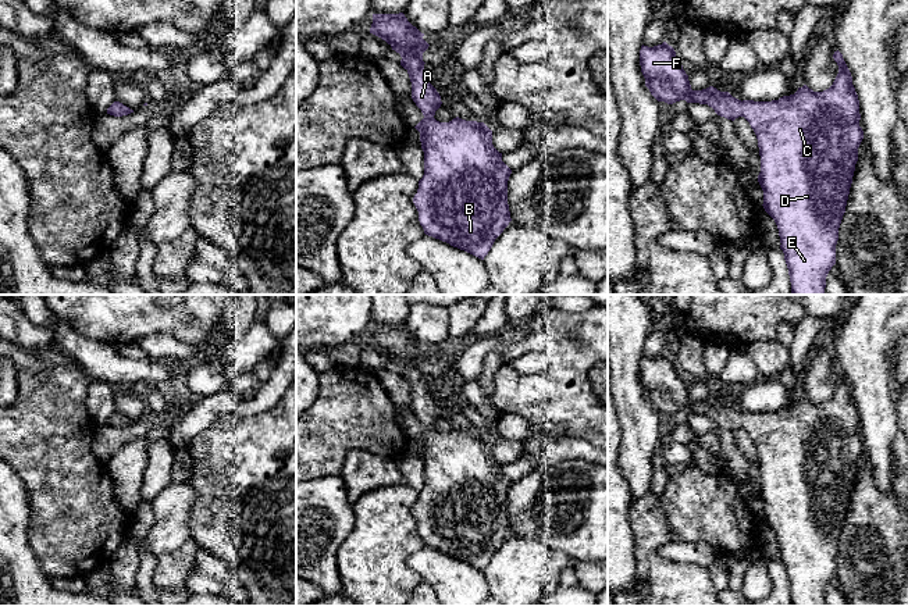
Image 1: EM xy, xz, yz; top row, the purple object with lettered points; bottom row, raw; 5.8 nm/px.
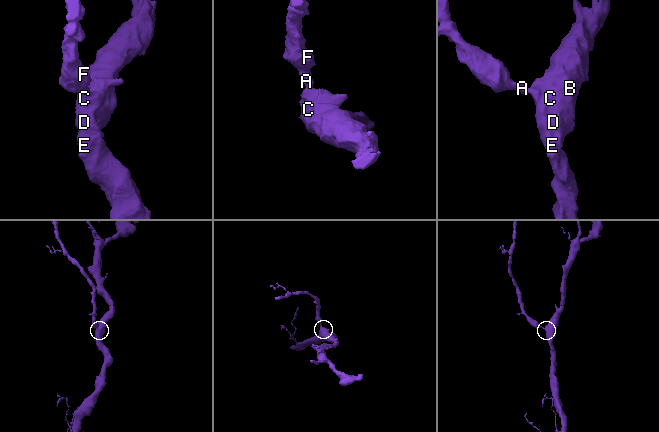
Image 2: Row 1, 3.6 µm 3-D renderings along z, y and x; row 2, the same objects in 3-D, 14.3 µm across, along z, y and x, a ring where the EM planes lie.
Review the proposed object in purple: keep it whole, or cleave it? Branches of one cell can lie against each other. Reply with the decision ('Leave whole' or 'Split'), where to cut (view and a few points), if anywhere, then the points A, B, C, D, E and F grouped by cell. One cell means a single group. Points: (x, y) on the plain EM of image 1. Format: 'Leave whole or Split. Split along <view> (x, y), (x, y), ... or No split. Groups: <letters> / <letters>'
Leave whole. No split. Groups: A B C D E F

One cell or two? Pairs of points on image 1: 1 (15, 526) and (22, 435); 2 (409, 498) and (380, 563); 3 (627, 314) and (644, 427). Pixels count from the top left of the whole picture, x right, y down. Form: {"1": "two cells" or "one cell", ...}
{"1": "two cells", "2": "one cell", "3": "one cell"}

